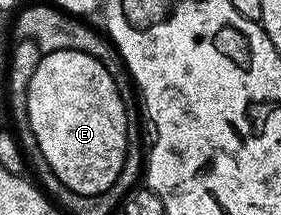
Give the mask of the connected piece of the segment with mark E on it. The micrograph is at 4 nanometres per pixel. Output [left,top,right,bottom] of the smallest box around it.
[26,51,132,197]

